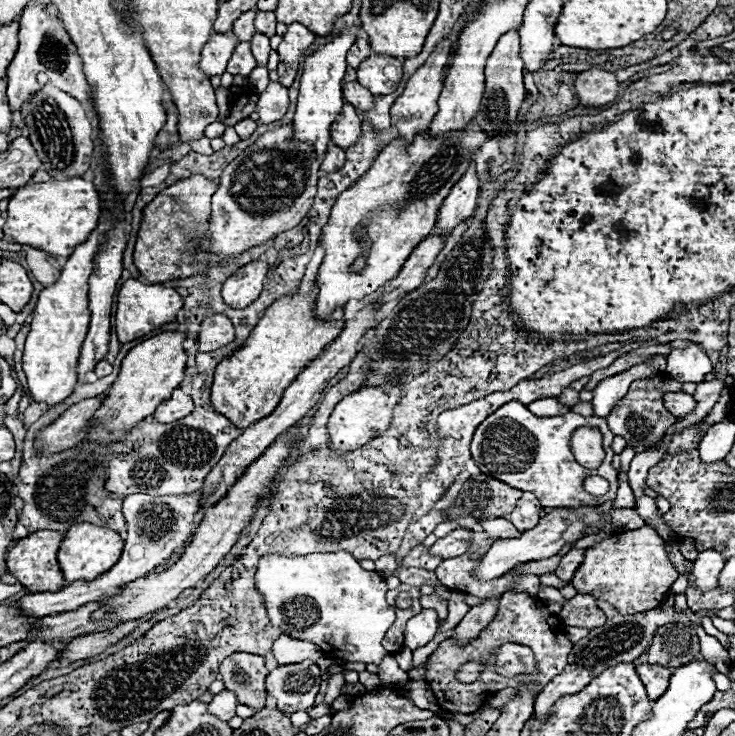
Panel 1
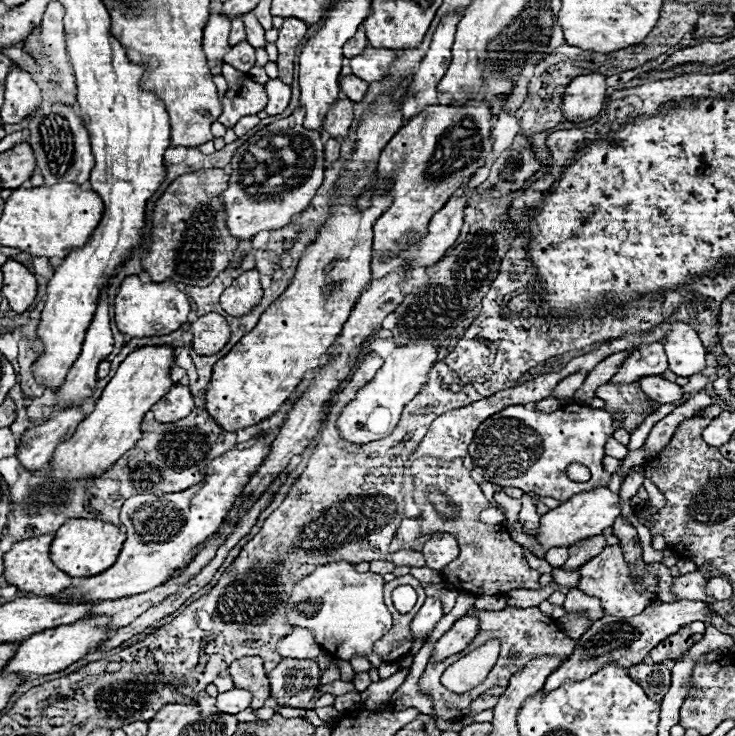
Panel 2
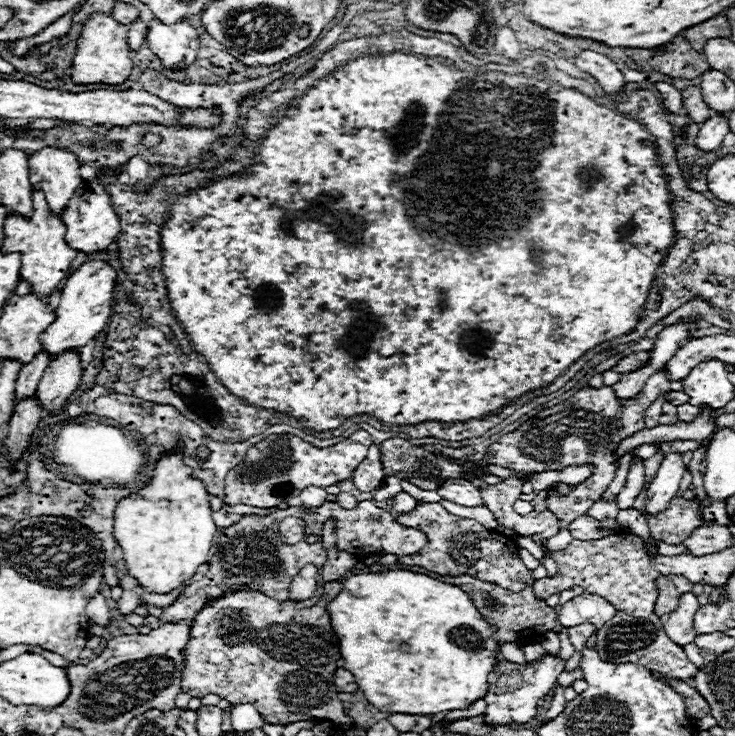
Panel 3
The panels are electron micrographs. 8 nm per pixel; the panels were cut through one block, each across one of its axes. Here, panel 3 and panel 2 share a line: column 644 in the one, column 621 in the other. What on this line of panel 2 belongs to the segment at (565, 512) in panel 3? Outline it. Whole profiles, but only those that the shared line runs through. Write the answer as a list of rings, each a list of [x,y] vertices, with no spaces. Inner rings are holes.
[[[606,382],[596,390],[596,398],[602,398],[606,402],[608,412],[624,412],[628,418],[632,412],[636,412],[636,422],[622,422],[624,430],[636,430],[642,420],[650,414],[648,410],[648,396],[640,390],[640,384],[612,384]]]

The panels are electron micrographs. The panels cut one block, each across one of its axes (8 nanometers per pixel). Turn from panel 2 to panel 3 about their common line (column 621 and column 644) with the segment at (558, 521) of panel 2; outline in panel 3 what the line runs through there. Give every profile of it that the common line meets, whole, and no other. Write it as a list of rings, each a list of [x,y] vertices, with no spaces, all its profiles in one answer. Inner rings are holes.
[[[670,454],[662,460],[658,474],[646,494],[646,506],[644,506],[646,514],[658,516],[660,512],[664,512],[670,506],[670,500],[676,496],[678,484],[680,484],[680,478],[684,476],[684,472],[686,472],[686,466],[684,466],[680,454]]]

